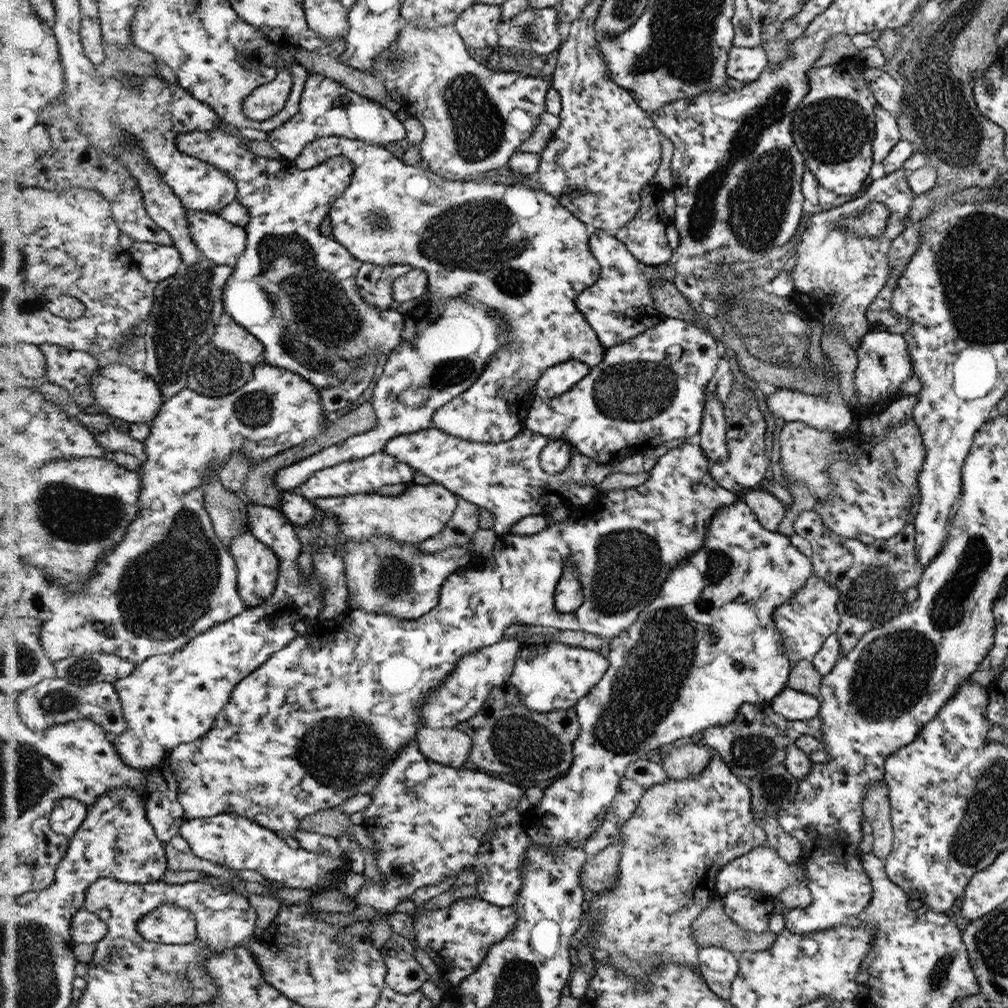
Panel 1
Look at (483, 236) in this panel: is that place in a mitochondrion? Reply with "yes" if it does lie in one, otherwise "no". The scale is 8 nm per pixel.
yes

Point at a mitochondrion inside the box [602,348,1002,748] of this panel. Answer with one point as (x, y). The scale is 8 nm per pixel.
(893, 673)

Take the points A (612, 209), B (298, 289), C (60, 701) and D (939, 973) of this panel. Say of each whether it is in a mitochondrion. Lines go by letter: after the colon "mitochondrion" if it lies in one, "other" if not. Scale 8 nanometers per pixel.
A: mitochondrion
B: mitochondrion
C: mitochondrion
D: mitochondrion

